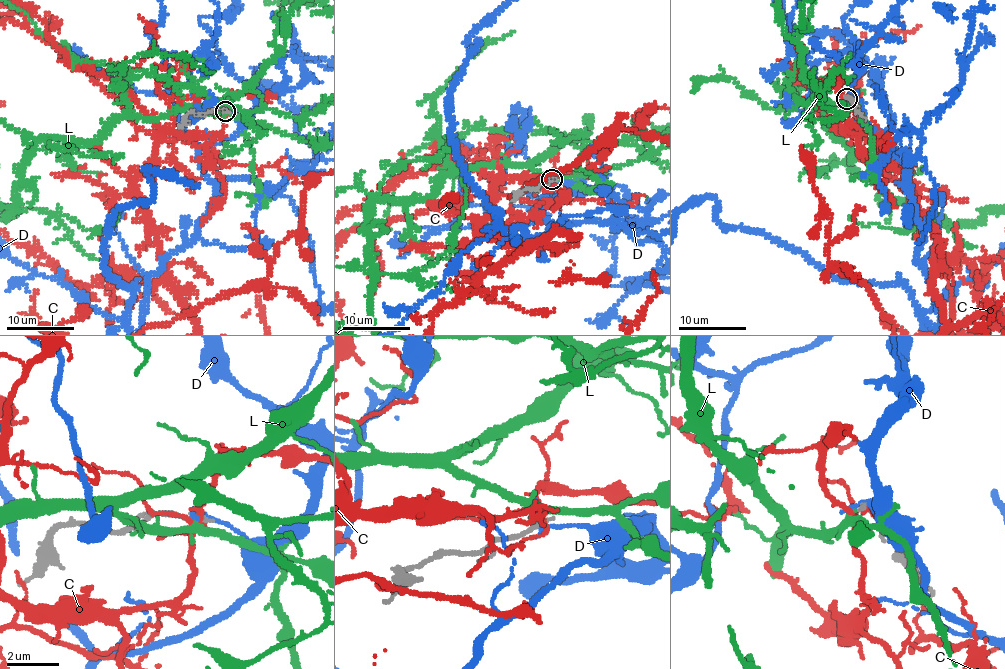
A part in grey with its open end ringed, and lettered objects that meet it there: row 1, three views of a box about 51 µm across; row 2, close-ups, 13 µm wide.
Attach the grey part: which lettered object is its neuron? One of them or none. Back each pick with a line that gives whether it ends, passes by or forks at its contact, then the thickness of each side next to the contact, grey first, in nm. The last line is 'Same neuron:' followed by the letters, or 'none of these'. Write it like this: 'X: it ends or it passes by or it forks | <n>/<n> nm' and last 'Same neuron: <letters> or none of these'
L: it forks | 220/200 nm
Same neuron: L

